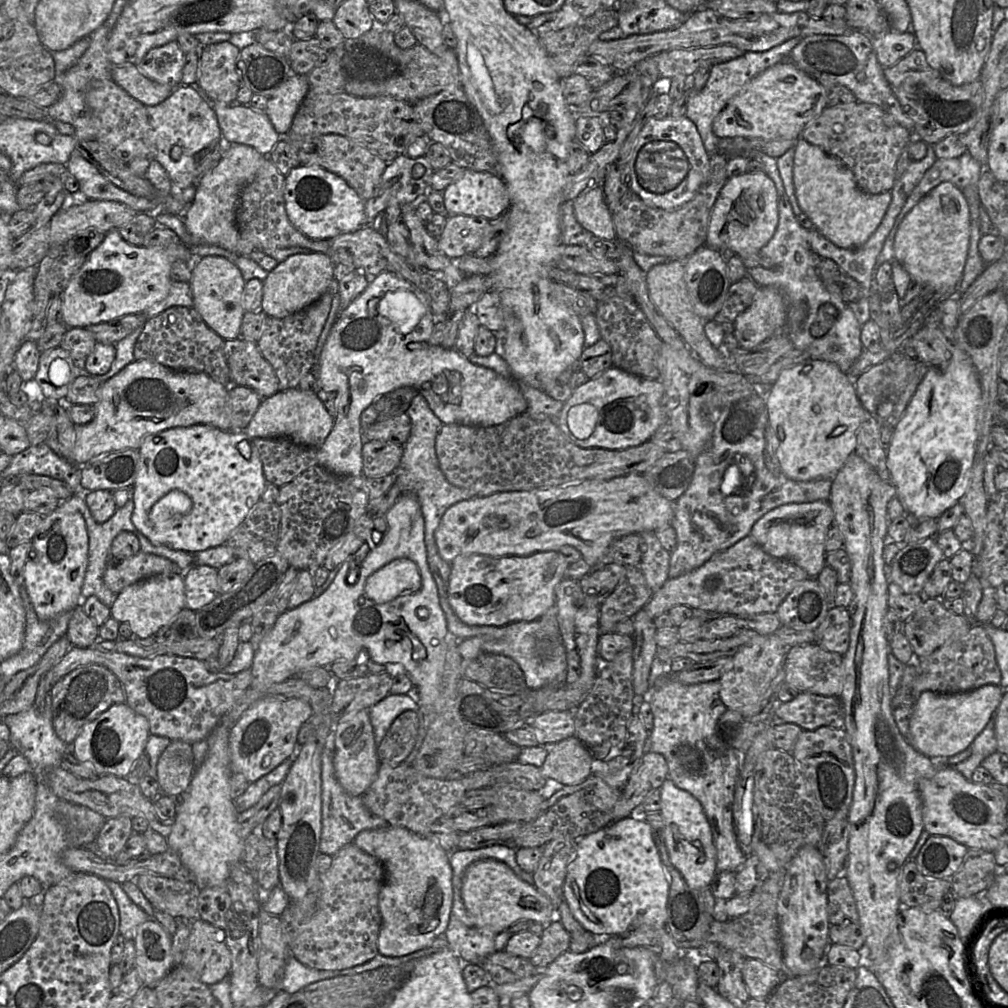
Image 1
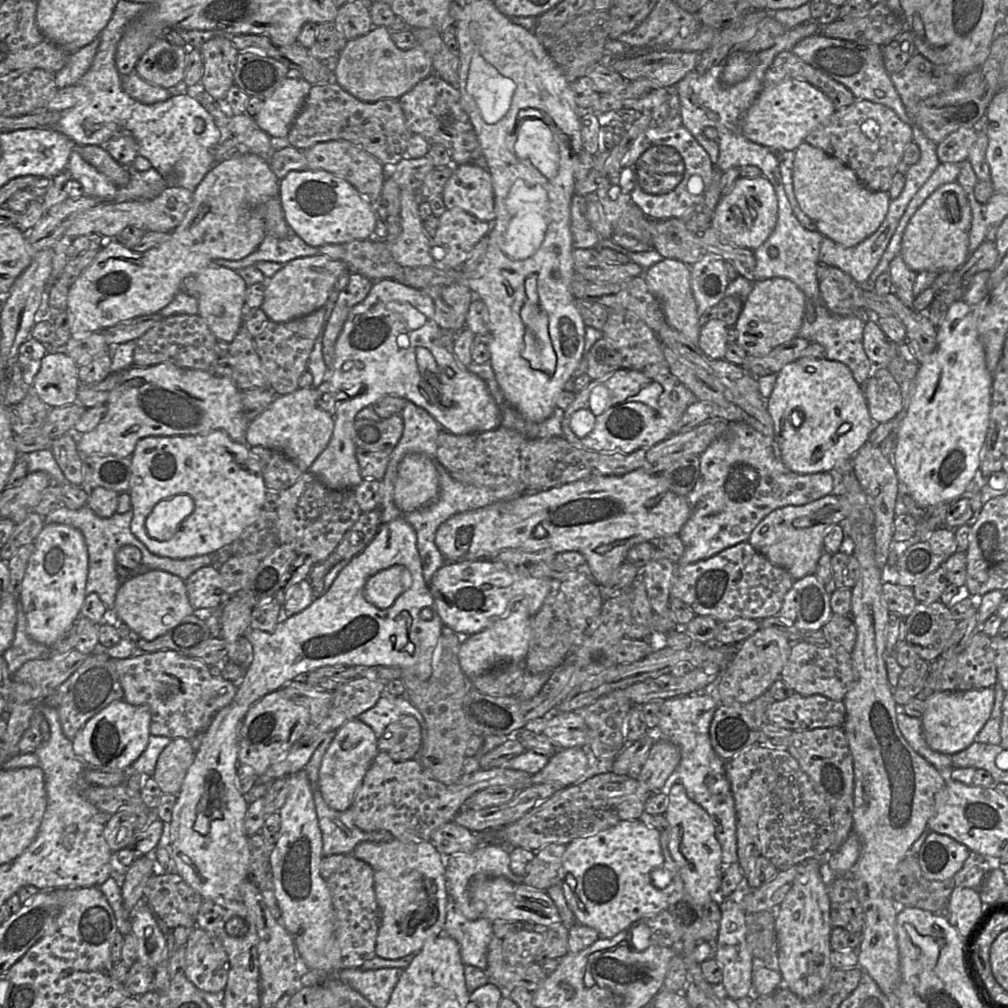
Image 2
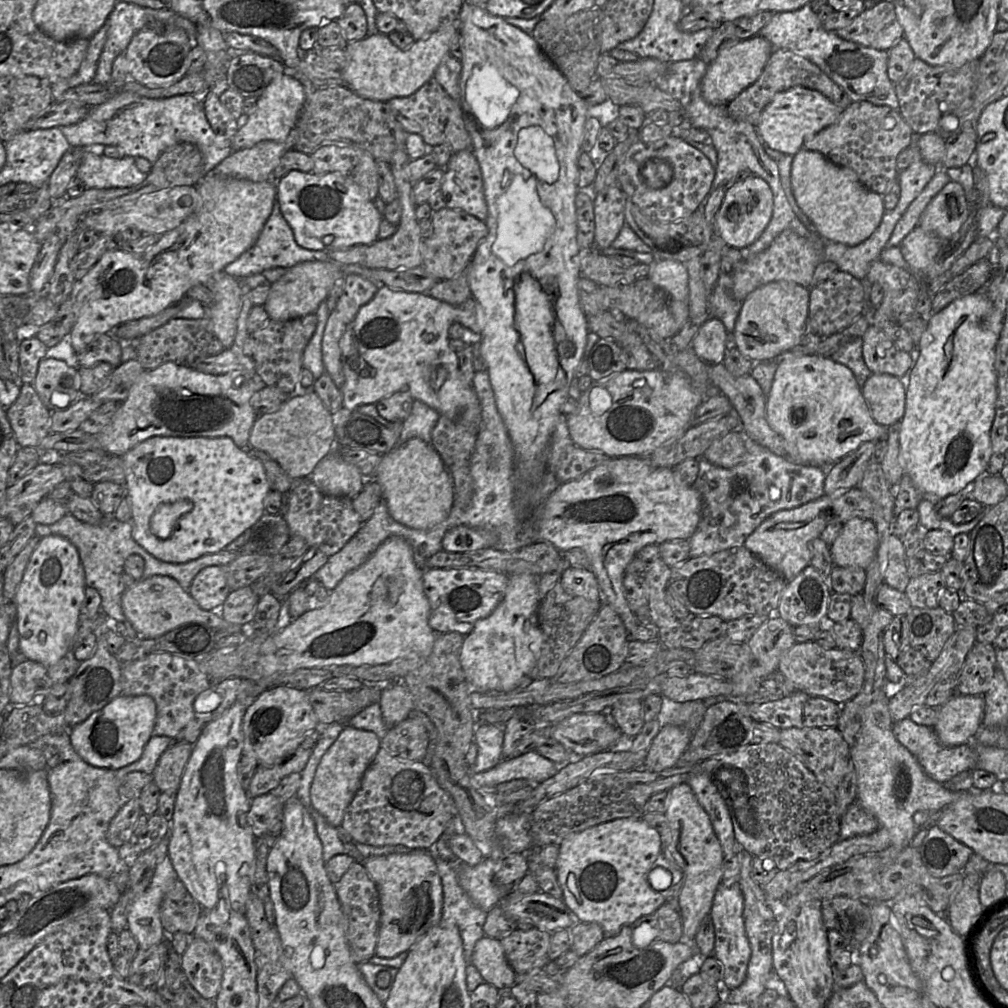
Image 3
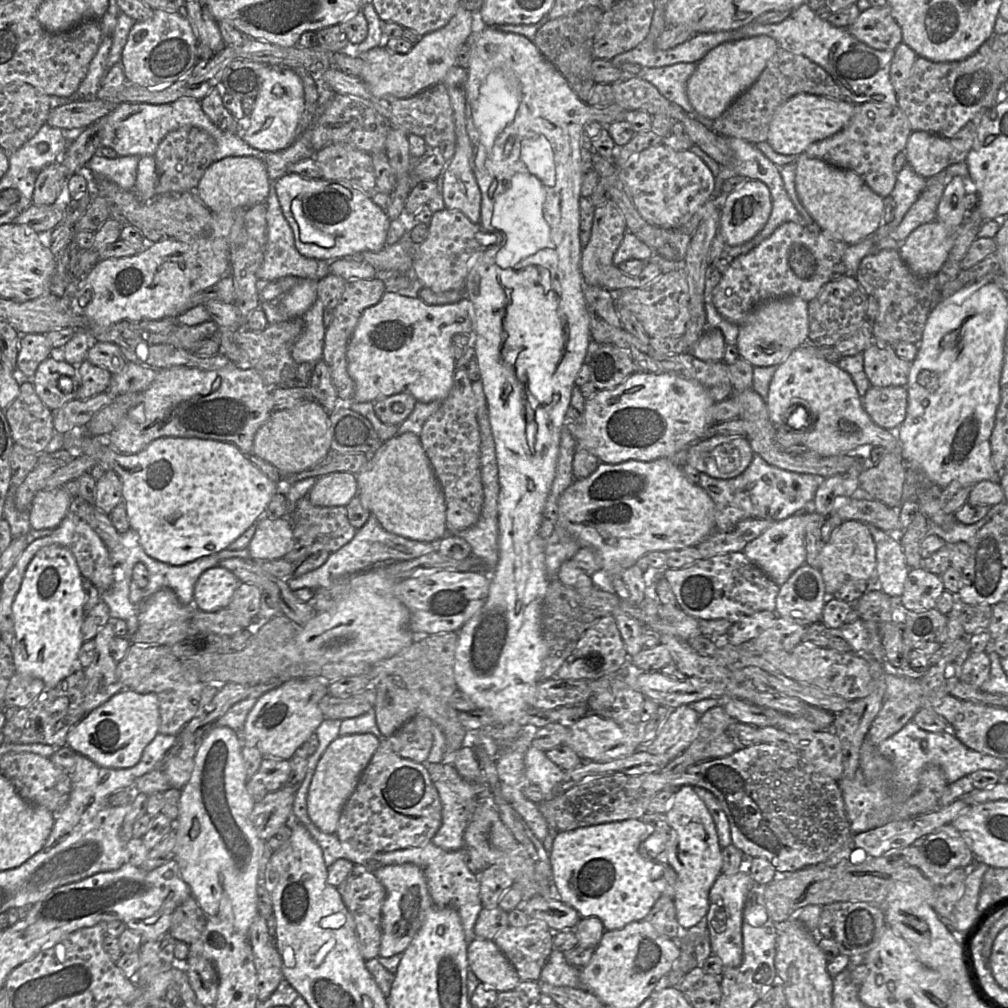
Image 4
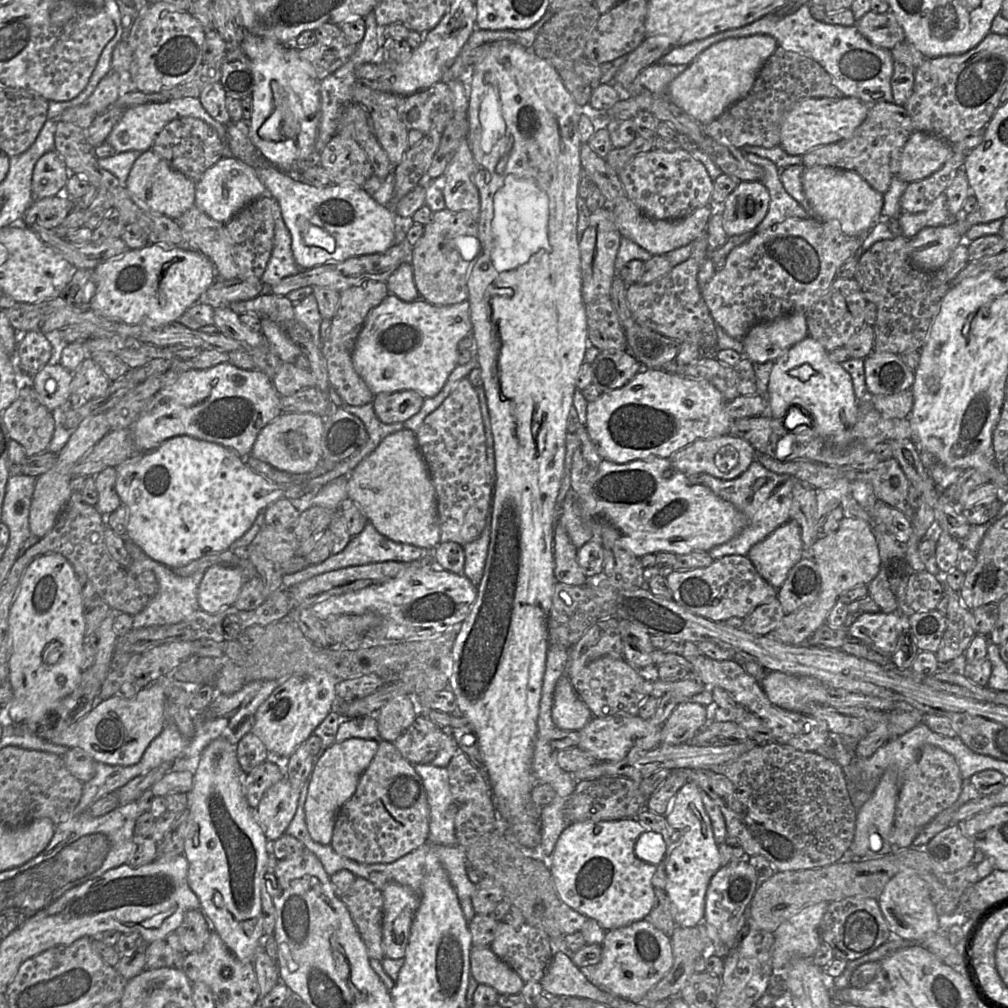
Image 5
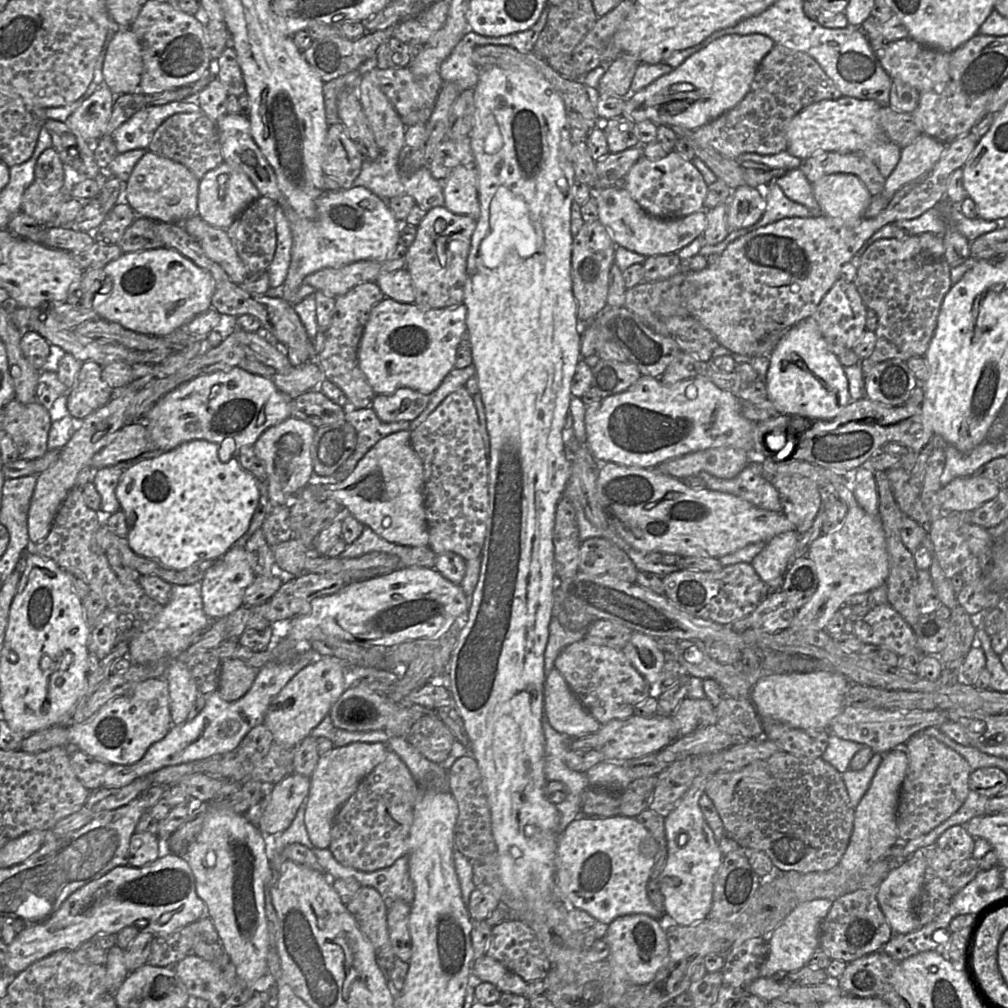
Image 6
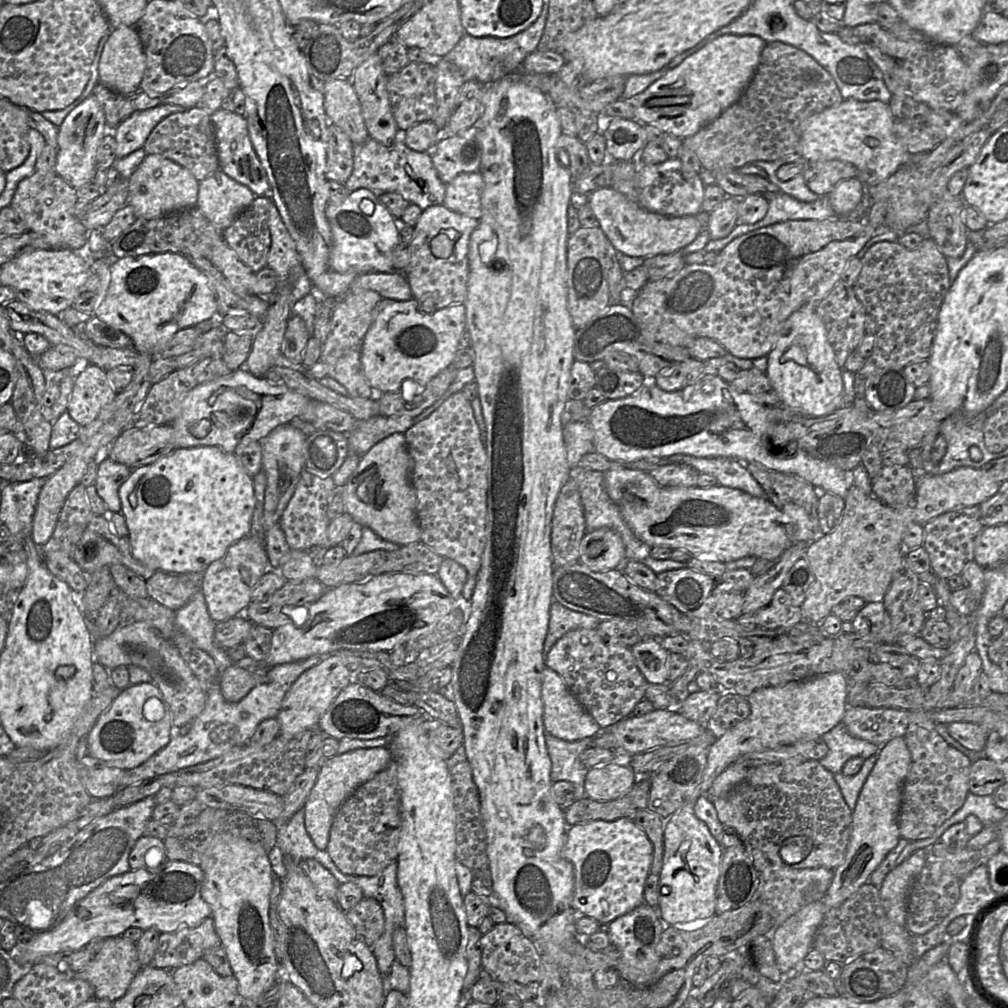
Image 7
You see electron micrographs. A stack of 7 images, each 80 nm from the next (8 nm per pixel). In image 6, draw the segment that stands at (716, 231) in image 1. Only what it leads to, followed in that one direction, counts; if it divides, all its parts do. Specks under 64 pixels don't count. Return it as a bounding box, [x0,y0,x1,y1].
[727,185,766,230]

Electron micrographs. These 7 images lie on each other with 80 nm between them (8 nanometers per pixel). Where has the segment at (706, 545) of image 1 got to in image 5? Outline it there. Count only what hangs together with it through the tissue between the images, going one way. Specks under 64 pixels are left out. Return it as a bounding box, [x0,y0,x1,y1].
[700,458,797,560]

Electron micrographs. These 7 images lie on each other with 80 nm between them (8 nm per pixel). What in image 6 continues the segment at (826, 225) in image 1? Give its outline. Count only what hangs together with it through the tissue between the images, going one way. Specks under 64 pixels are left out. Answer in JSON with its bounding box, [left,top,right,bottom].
[811,173,872,221]

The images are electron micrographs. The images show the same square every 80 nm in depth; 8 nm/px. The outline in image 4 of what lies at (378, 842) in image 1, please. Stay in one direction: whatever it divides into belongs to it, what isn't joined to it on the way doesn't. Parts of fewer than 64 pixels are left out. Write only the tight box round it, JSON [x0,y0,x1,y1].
[374,864,435,957]

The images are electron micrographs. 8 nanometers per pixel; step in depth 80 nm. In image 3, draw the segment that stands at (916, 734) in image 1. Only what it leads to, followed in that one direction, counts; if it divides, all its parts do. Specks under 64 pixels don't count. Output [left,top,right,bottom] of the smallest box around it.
[933,694,985,745]

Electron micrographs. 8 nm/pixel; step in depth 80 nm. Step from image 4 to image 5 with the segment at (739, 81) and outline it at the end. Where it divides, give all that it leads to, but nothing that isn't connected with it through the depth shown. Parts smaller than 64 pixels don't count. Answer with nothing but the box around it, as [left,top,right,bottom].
[667,34,777,125]

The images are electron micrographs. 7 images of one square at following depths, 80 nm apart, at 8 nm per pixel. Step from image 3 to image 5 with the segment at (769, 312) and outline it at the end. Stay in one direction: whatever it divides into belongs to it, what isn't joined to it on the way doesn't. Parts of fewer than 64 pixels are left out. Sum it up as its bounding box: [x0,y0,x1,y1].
[742,313,808,363]

